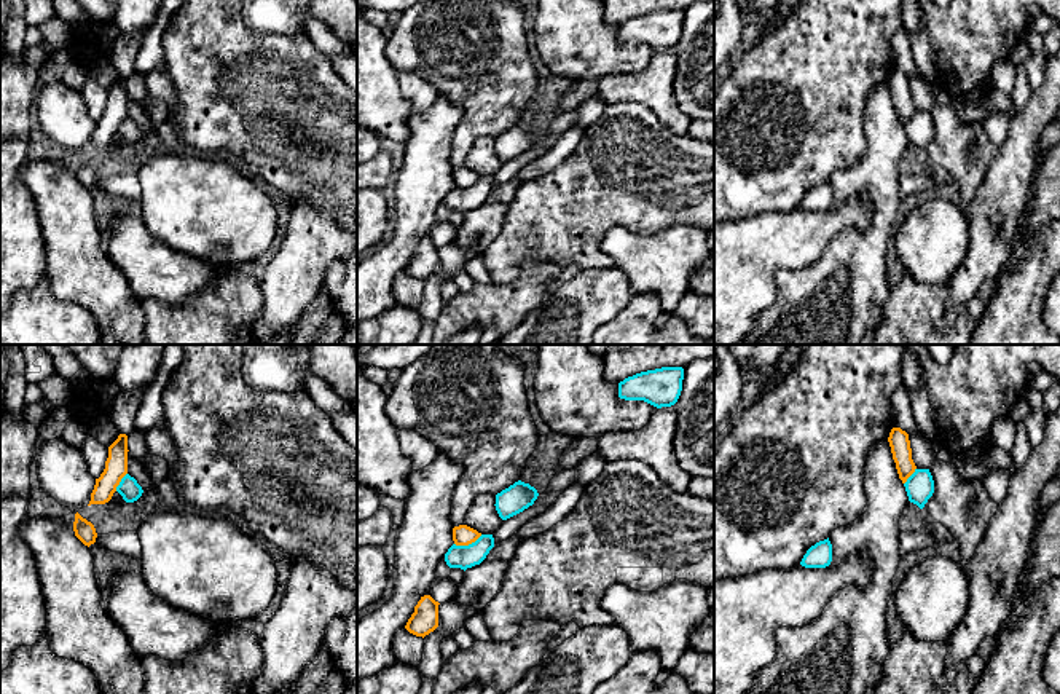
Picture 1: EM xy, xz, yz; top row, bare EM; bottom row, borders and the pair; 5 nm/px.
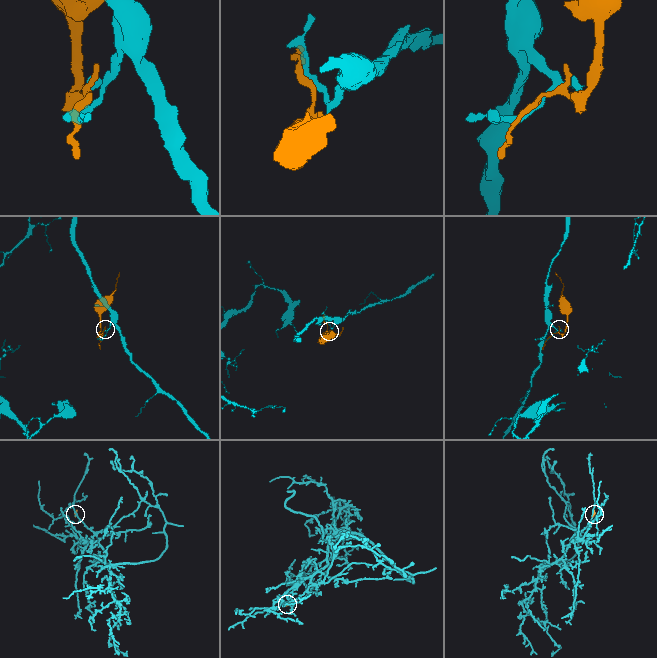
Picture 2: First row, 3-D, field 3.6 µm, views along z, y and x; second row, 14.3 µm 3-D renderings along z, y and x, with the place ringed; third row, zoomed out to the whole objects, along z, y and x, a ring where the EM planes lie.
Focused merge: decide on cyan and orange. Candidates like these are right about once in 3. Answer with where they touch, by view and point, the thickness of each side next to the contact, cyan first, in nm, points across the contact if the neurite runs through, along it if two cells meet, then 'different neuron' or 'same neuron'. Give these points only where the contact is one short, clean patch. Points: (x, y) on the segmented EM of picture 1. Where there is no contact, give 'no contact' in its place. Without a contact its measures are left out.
contact xz (469, 544); calibres 120 and 110 nm; different neuron

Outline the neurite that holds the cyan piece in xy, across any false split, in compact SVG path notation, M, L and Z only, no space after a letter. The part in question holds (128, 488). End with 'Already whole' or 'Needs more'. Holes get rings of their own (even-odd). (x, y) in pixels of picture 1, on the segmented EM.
M126 474L121 479L120 485L116 487L116 491L123 496L123 499L126 503L137 501L142 496L142 493L143 493L142 487L129 474Z. Already whole

